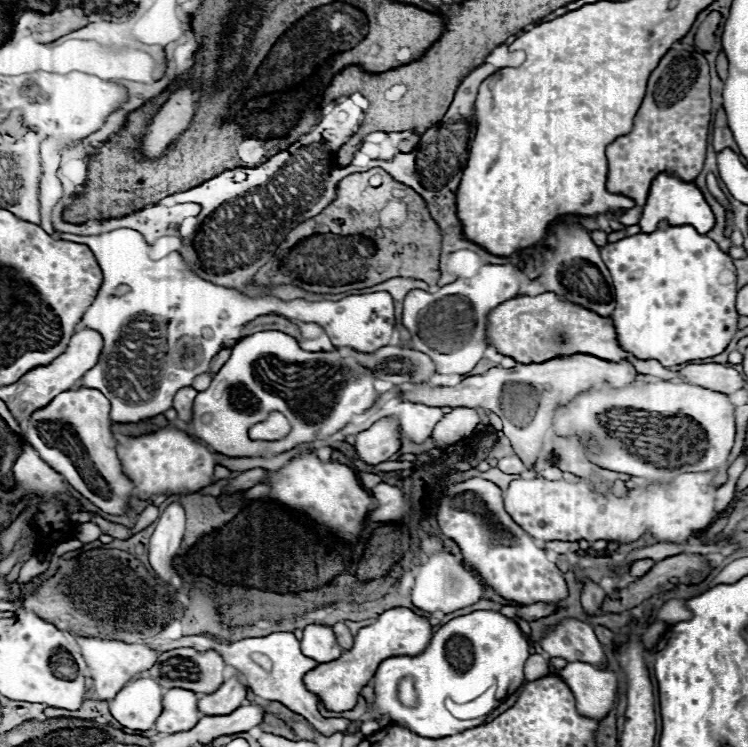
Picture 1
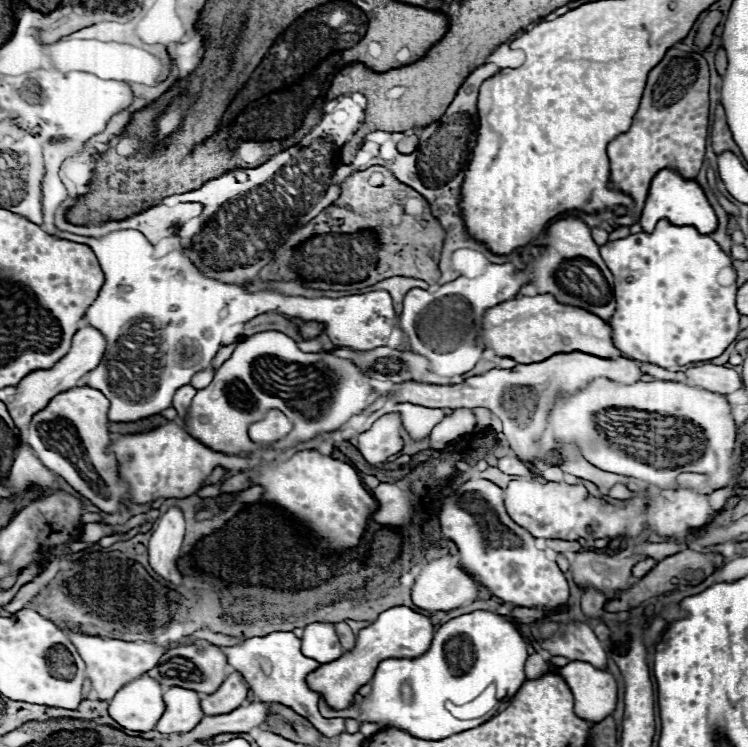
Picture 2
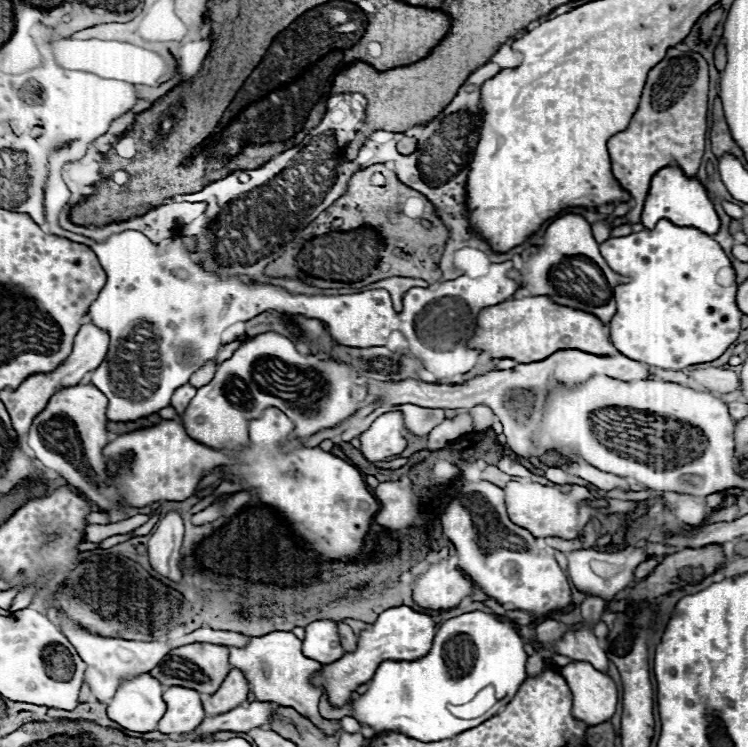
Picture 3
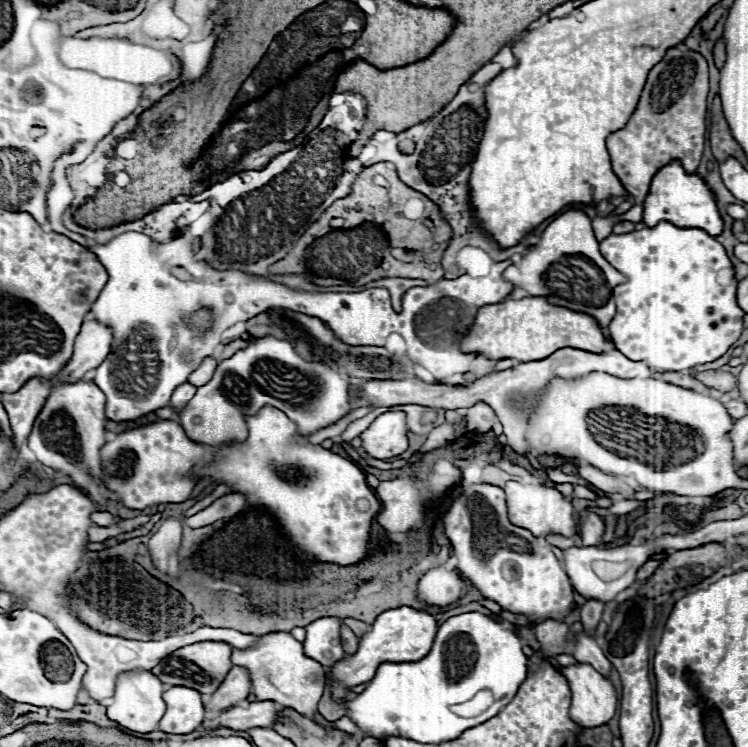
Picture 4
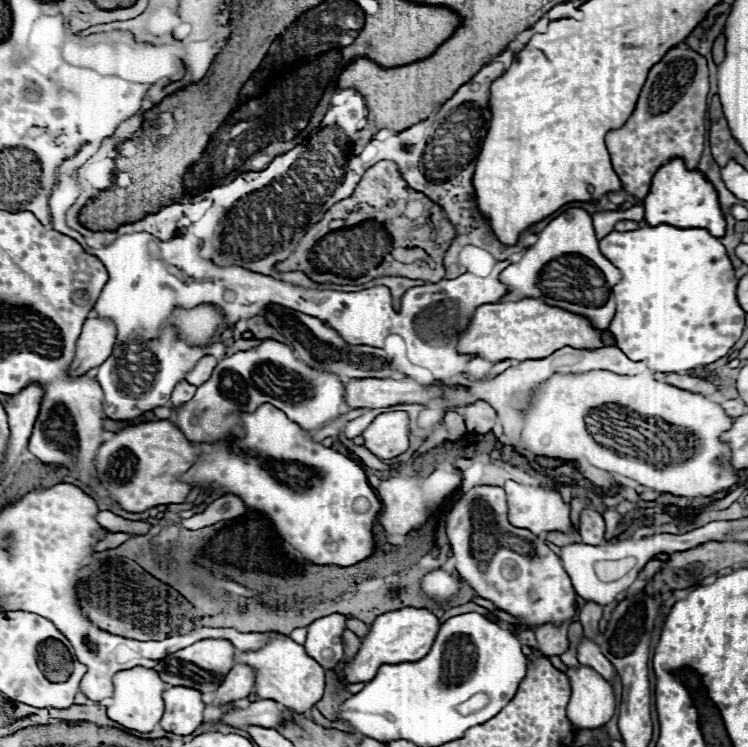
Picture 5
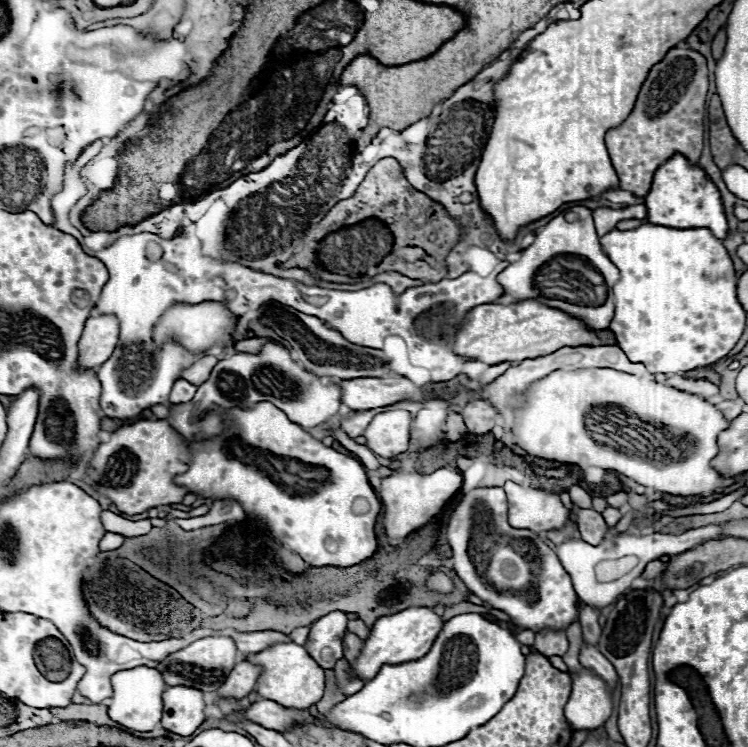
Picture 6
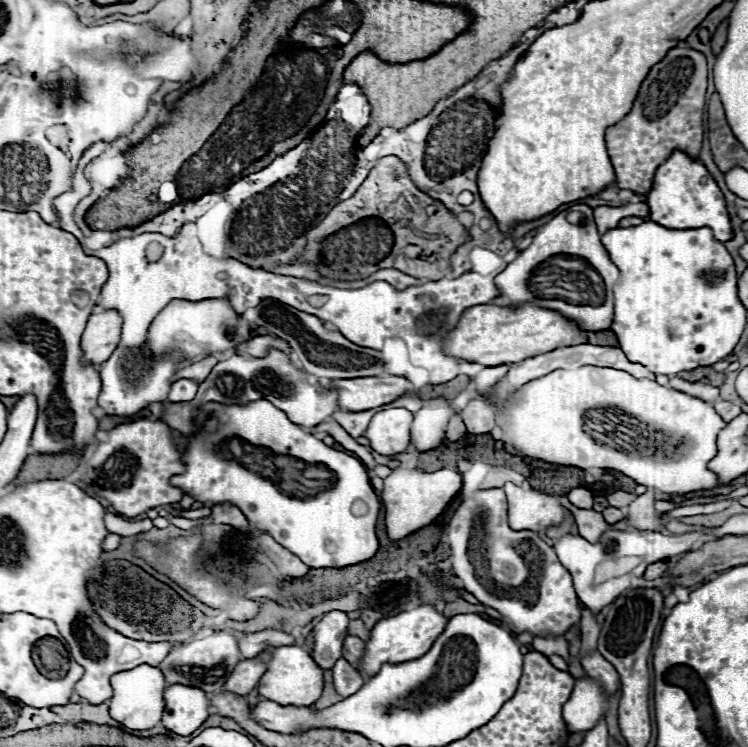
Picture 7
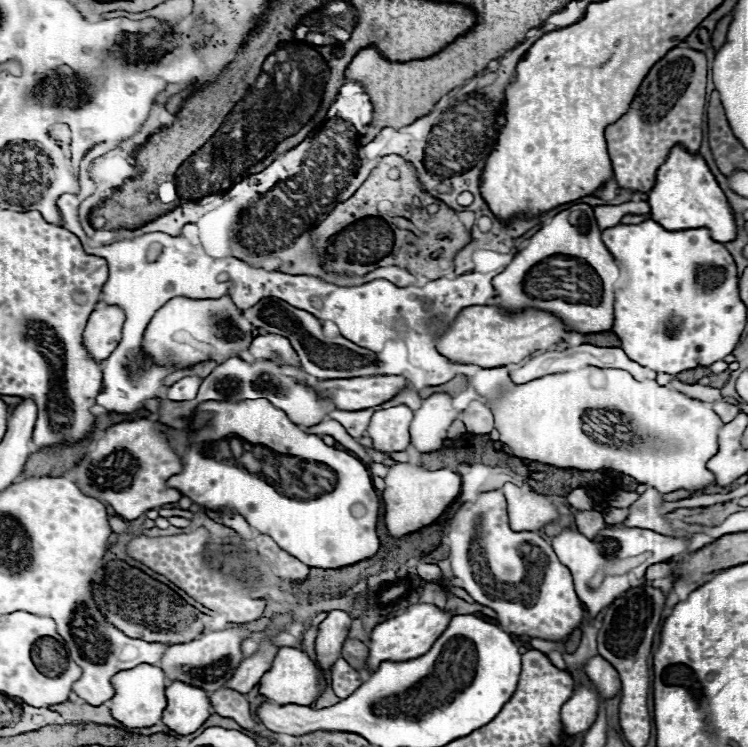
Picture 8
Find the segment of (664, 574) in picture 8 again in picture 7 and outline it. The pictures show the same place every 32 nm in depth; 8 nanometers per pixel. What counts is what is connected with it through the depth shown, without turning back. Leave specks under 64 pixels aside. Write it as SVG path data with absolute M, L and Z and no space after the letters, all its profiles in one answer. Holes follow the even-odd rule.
M654 562L654 564L650 564L650 566L646 568L644 578L646 578L646 580L656 580L656 578L666 576L666 572L668 572L668 564L666 564L666 562Z

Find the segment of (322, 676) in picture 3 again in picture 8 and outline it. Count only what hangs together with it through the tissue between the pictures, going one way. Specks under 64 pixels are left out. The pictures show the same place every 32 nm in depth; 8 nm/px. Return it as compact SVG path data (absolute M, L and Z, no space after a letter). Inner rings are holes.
M416 604L416 606L408 606L404 610L404 614L398 614L390 620L380 622L372 630L368 658L366 658L366 670L370 674L376 672L378 664L382 664L382 660L412 660L412 658L426 654L430 650L430 646L434 644L434 640L446 630L446 624L450 622L450 618L452 618L450 612L438 610L434 604Z

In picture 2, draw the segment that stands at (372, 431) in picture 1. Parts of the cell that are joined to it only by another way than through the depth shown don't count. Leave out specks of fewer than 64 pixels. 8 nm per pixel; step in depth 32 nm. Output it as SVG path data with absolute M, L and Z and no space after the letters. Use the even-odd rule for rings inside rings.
M398 414L378 418L370 430L358 436L358 452L368 464L382 464L402 450L402 422Z

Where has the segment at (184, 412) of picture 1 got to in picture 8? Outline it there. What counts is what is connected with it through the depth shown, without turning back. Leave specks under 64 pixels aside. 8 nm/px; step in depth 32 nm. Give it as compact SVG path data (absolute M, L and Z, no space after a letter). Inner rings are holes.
M190 376L190 378L182 378L182 380L178 380L176 384L172 384L172 386L168 388L168 400L174 400L174 402L194 400L200 382L202 382L202 380L196 378L196 376Z

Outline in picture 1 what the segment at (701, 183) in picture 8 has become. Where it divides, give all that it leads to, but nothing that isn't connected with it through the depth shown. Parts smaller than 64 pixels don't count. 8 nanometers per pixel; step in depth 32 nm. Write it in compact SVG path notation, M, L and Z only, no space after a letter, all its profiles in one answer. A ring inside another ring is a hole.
M662 172L654 178L652 186L650 186L650 194L648 200L644 204L644 212L642 218L638 222L642 232L654 232L660 222L666 222L668 226L682 226L682 224L692 224L700 234L706 234L714 228L714 214L710 210L710 206L706 204L702 192L692 184L692 182L682 182L680 178Z

